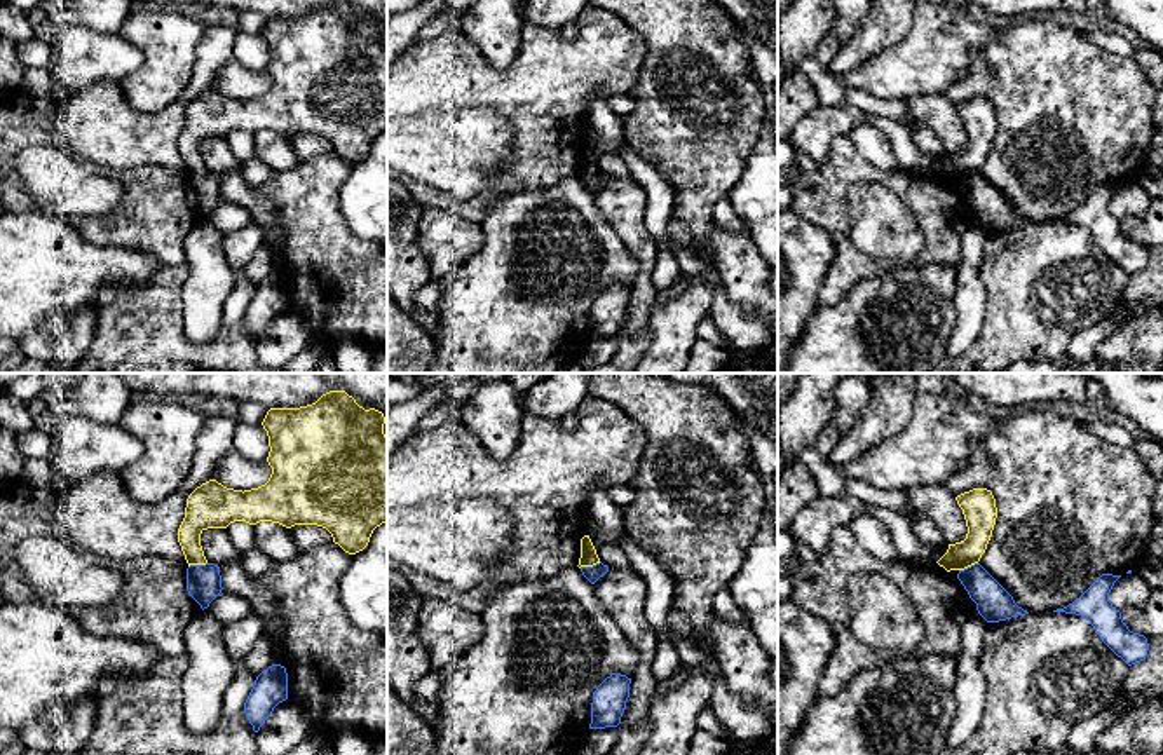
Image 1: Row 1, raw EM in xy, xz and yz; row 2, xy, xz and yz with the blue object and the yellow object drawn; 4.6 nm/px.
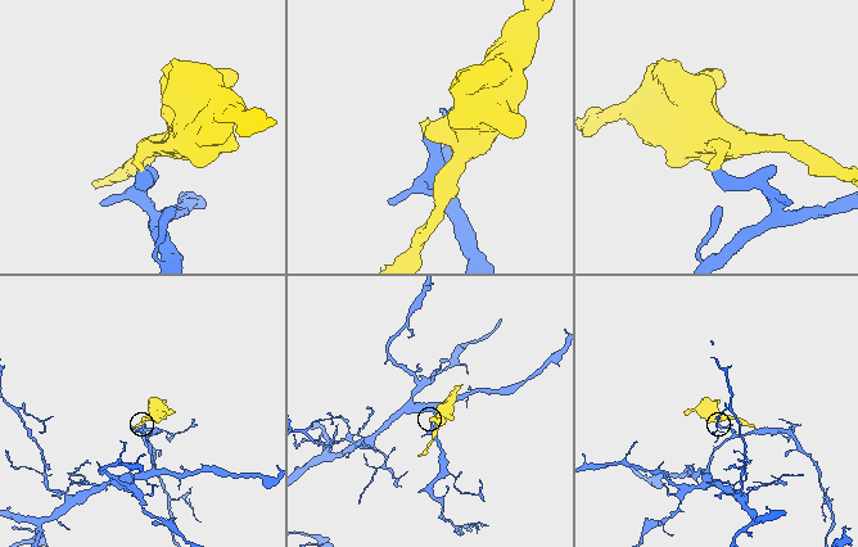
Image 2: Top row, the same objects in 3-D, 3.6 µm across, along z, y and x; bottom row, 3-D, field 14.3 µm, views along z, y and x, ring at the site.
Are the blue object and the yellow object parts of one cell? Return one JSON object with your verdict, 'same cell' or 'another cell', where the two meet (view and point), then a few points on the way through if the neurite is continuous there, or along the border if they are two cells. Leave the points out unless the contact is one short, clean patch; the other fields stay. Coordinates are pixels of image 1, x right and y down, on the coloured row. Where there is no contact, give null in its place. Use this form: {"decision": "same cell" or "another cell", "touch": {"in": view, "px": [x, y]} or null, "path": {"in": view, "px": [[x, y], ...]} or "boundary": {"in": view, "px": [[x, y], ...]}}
{"decision": "another cell", "touch": {"in": "xz", "px": [590, 567]}, "boundary": {"in": "xz", "px": [[600, 562], [579, 567]]}}

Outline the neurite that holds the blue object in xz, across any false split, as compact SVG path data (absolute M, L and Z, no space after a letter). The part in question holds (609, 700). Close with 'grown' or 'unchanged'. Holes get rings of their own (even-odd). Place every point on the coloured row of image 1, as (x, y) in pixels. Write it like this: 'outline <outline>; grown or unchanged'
outline M621 673L607 677L593 692L589 729L617 727L629 697L631 678Z; unchanged

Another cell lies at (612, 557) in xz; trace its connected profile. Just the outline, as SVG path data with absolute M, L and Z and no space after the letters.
M598 544L596 554L603 565L609 568L628 570L633 572L624 551L614 544Z

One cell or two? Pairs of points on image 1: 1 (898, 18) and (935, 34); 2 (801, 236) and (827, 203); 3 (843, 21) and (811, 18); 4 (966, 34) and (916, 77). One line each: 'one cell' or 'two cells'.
1: two cells
2: two cells
3: two cells
4: one cell

